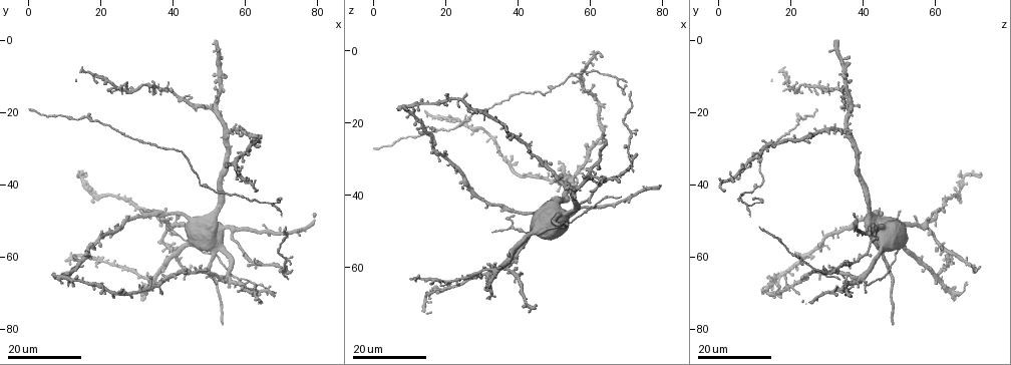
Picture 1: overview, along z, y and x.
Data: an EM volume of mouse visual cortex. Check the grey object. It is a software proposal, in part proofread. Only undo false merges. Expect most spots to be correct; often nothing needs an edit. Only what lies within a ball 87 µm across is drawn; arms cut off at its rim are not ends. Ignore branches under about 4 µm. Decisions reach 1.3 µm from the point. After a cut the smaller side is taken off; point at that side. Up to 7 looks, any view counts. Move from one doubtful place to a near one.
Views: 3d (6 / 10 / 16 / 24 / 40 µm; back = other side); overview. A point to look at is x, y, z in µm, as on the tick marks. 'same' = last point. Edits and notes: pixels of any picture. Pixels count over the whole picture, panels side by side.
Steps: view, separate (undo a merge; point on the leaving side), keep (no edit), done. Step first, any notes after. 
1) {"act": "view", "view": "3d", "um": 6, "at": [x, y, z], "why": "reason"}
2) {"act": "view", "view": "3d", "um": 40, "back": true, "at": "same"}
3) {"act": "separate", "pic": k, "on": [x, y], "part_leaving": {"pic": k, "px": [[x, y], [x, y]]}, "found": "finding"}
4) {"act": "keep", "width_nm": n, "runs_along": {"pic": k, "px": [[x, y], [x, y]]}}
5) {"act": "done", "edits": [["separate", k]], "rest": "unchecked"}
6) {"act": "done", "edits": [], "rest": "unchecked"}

{"act": "view", "view": "3d", "um": 16, "at": [59.5, 38.5, 3.5], "why": "four or more arms meet"}

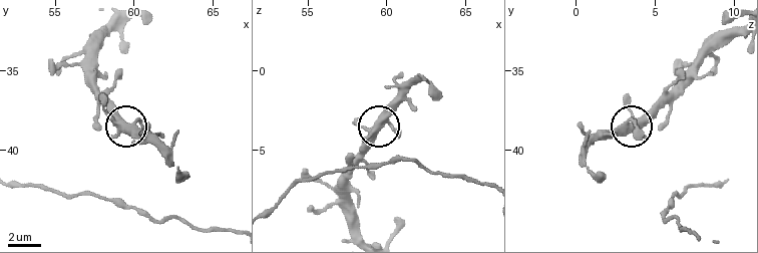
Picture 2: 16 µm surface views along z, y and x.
{"act": "view", "view": "3d", "um": 10, "at": [59.5, 38.7, 3.5], "why": "closer look"}

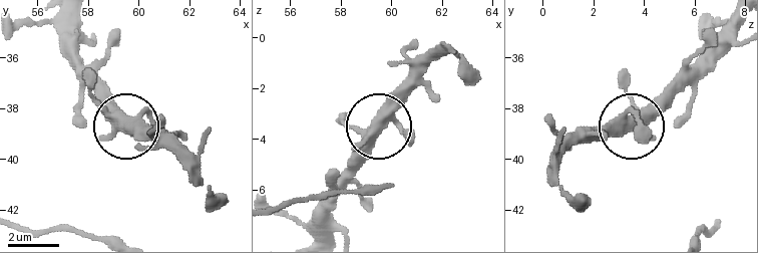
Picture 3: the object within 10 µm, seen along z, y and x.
{"act": "keep", "arms": 5, "found": "one neuron here"}

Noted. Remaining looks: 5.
{"act": "view", "view": "3d", "um": 16, "at": [57.5, 42.5, 7.0]}

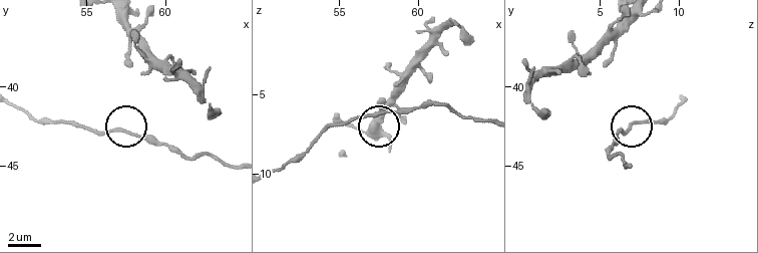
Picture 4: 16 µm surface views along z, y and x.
{"act": "view", "view": "3d", "um": 10, "at": [57.2, 42.7, 6.2]}

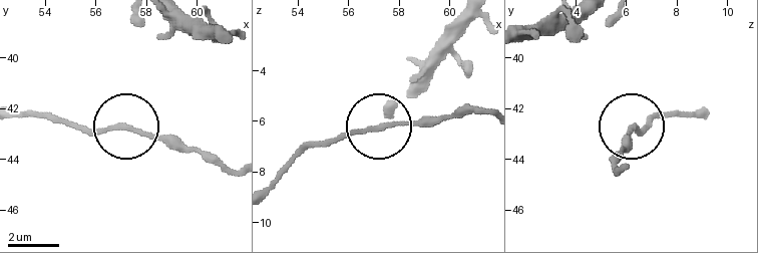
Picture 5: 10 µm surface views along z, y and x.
{"act": "keep", "side_arm_um": 19, "found": "all the same neuron"}

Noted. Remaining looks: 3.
{"act": "view", "view": "3d", "um": 16, "at": [61.5, 44.0, 6.0], "why": "calibre changes"}

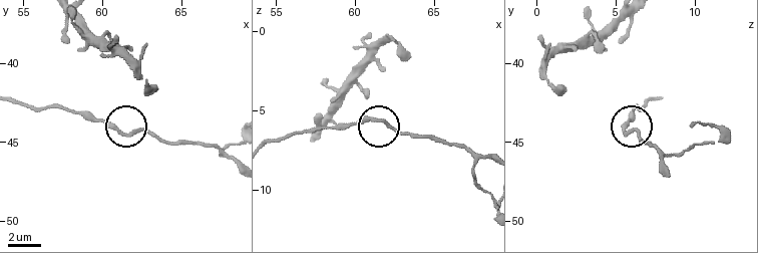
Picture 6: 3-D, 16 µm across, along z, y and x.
{"act": "view", "view": "3d", "um": 10, "at": [61.8, 44.4, 5.8]}

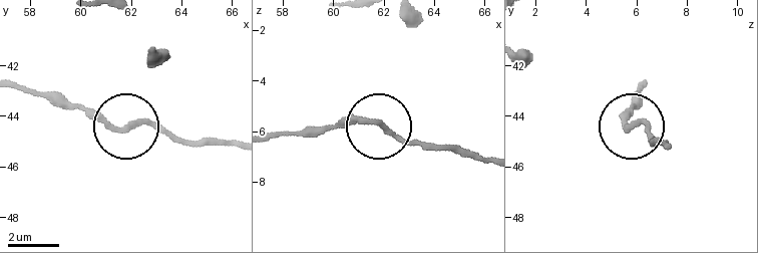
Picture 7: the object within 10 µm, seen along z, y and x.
{"act": "keep", "width_nm": 210, "found": "all the same neuron"}

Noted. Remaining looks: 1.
{"act": "done", "edits": [], "rest": "unchecked"}

